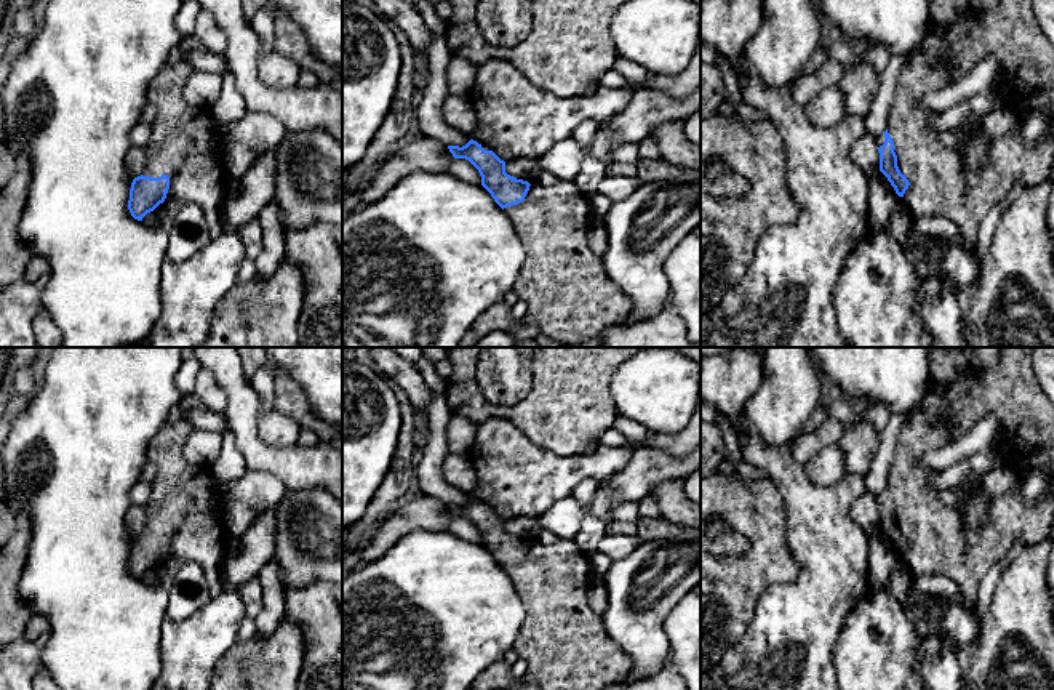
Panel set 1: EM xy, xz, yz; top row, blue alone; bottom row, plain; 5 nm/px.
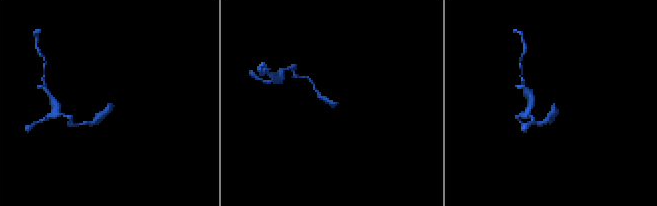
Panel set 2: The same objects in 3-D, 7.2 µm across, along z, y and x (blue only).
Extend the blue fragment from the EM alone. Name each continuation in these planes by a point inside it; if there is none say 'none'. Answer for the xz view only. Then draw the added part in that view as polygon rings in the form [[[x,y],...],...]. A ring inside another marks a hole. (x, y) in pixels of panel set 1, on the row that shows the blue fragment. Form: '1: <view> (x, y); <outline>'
1: xz (562, 282); [[[574,181],[531,184],[525,200],[504,211],[525,248],[525,261],[512,288],[526,306],[525,320],[536,325],[541,336],[576,344],[597,338],[611,323],[625,320],[633,301],[605,274],[601,258],[589,245],[589,202]]]

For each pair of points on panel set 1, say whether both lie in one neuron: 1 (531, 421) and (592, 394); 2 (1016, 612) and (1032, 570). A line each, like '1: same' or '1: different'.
1: same
2: same

